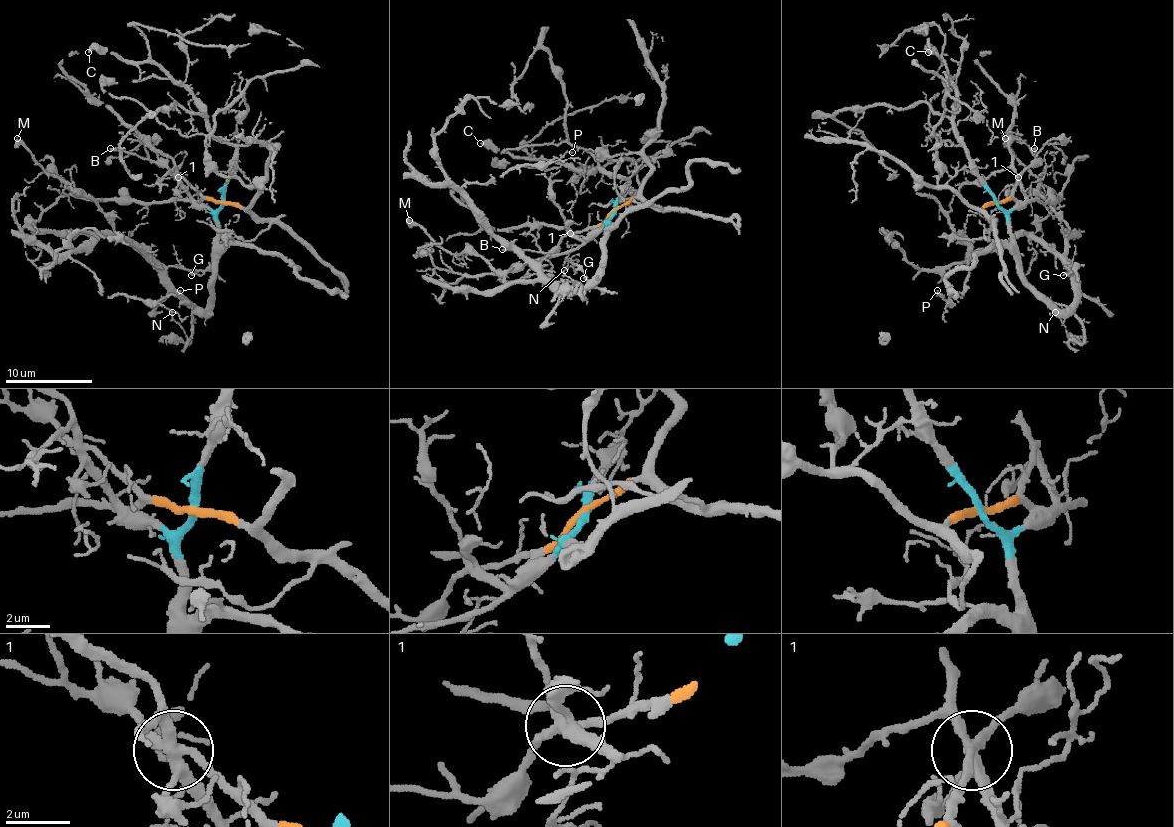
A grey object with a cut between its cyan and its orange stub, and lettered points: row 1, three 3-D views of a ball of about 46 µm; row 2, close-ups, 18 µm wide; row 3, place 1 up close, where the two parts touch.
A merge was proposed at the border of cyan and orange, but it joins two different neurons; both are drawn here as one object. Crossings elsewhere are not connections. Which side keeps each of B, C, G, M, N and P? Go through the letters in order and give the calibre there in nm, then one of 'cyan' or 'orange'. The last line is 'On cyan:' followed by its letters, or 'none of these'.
B: calibre 240 nm; orange
C: calibre 380 nm; cyan
G: calibre 130 nm; cyan
M: calibre 500 nm; cyan
N: calibre 80 nm; cyan
P: calibre 100 nm; cyan
On cyan: C, G, M, N, P

